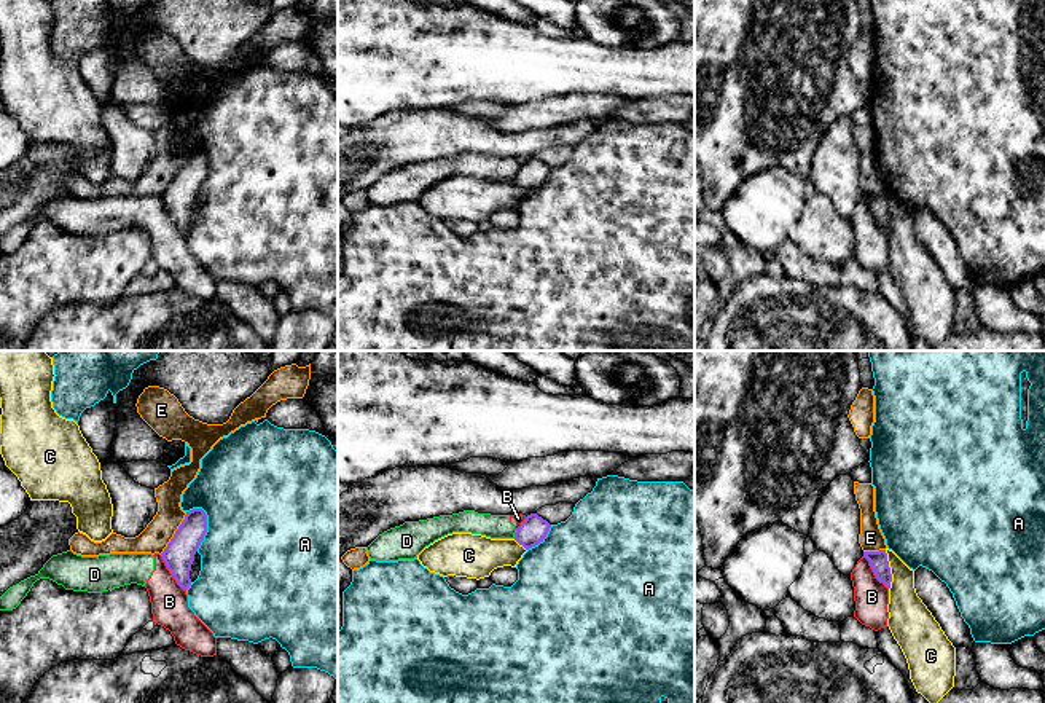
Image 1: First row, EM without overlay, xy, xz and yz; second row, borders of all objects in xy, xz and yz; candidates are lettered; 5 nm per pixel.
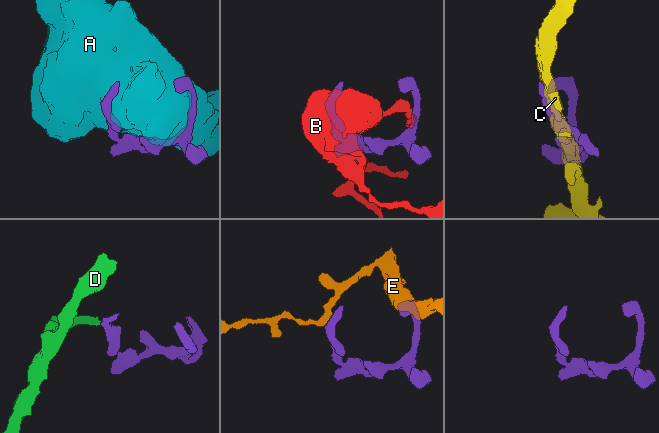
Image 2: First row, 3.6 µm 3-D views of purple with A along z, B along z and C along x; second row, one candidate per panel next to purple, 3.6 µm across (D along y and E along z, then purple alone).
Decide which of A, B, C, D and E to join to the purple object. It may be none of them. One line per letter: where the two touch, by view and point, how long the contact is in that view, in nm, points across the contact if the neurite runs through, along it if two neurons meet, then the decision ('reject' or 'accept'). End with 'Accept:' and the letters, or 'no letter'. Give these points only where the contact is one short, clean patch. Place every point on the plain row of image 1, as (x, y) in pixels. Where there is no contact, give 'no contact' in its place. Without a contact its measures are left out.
A: xy (206, 172) | 220 nm | reject
B: xy (171, 216) | 220 nm | reject
C: yz (889, 212) | 200 nm | reject
D: xz (515, 177) | 50 nm | along xz (516, 172), (512, 180) | reject
E: xy (176, 176) | 260 nm | along xy (187, 155), (174, 179), (160, 196) | reject
Accept: no letter

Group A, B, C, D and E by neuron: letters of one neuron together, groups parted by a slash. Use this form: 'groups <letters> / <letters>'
groups A / B D / C / E

